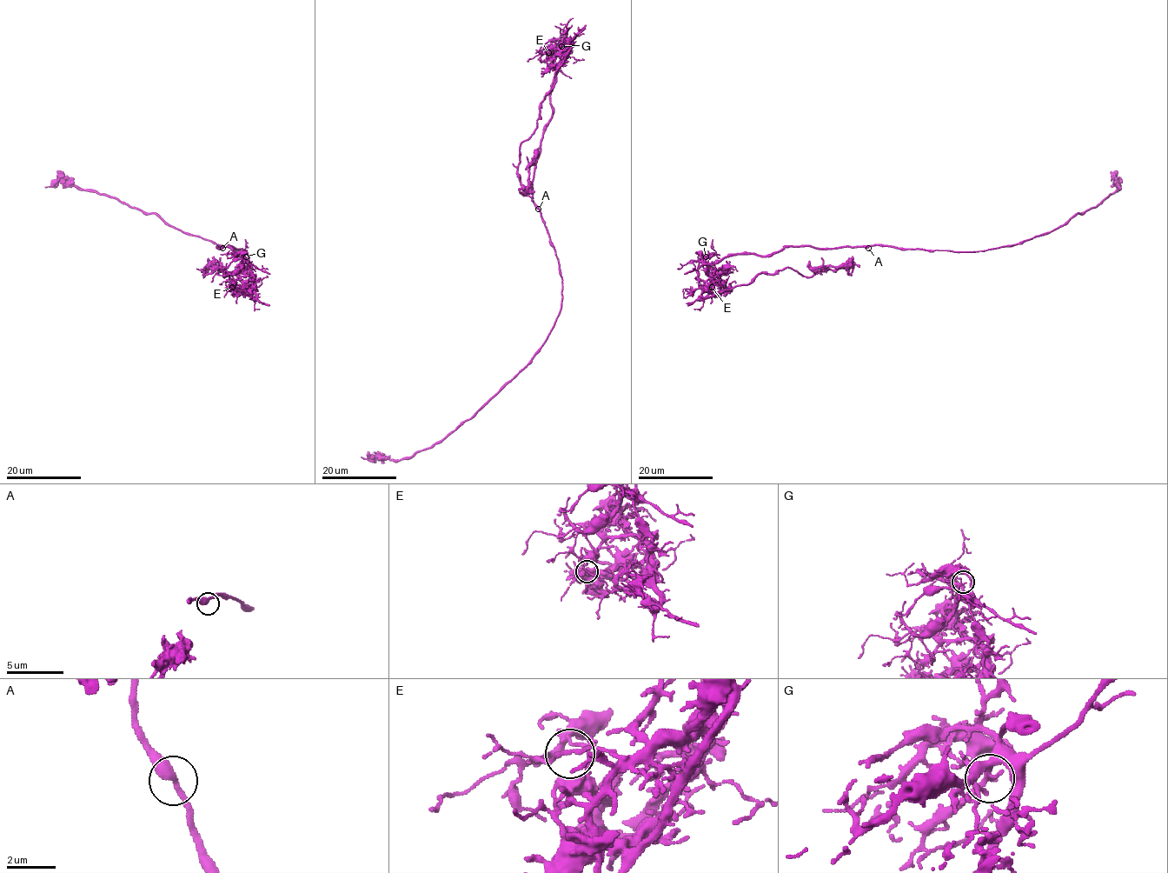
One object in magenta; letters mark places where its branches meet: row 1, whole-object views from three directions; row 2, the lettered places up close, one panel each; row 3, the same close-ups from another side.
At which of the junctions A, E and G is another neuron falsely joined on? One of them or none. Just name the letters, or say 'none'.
E

